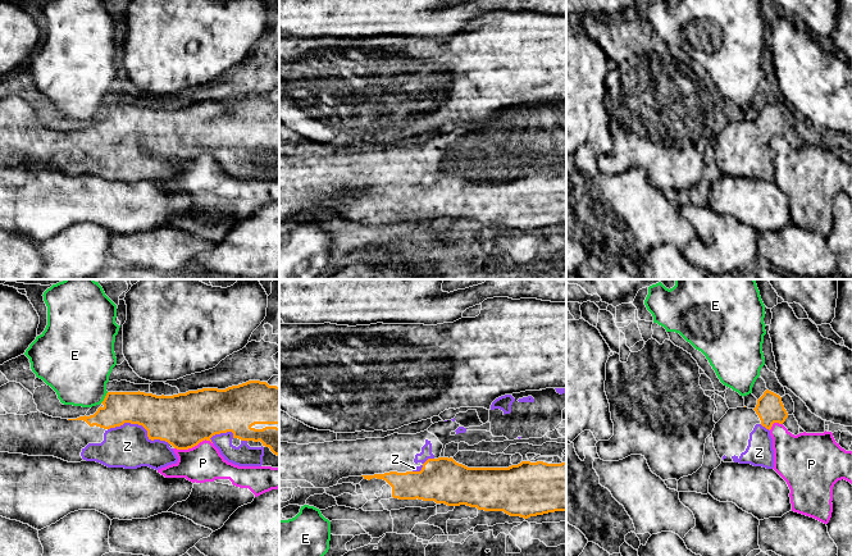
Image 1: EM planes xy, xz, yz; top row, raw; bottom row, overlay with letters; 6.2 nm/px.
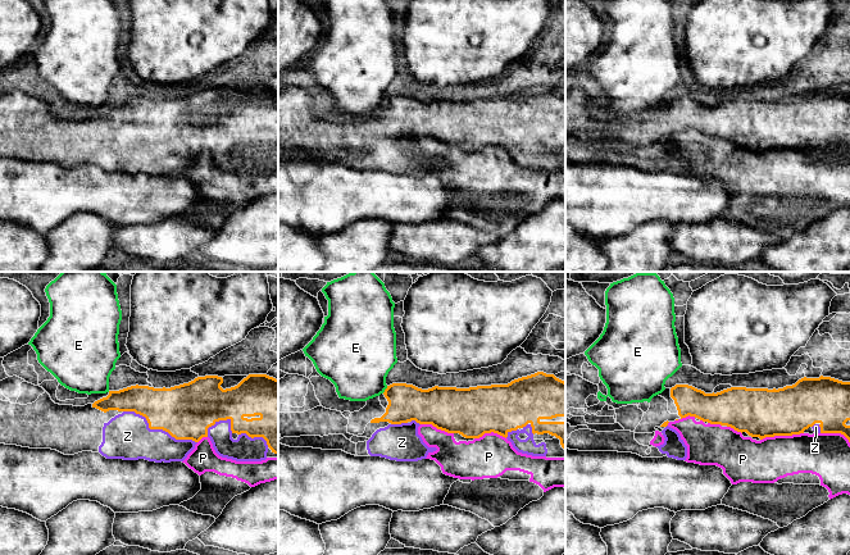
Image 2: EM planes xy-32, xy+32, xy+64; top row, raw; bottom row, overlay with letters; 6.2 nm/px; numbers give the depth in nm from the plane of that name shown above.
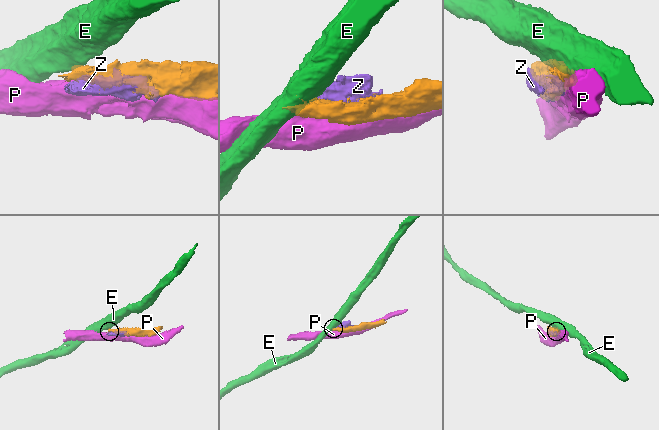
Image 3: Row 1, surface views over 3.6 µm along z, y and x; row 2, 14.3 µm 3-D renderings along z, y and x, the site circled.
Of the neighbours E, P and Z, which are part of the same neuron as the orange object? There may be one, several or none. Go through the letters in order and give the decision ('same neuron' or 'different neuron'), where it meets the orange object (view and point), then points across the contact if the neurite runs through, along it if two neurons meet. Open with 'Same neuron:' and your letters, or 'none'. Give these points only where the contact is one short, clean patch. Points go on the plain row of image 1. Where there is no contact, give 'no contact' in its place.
Same neuron: Z
E: different neuron; meets orange in xy at (105, 110); border along xy (108, 105), (100, 115)
P: different neuron; meets orange in xy at (192, 159)
Z: same neuron; meets orange in xy at (141, 137)

